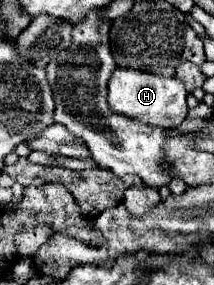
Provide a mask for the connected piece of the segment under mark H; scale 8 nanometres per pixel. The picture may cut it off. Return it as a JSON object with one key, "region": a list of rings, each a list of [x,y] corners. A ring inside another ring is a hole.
{"region":[[[116,68],[108,82],[108,102],[114,112],[122,112],[124,116],[160,128],[176,128],[184,122],[184,118],[188,116],[186,96],[188,92],[182,80],[178,80],[176,76],[138,72],[132,68]]]}

